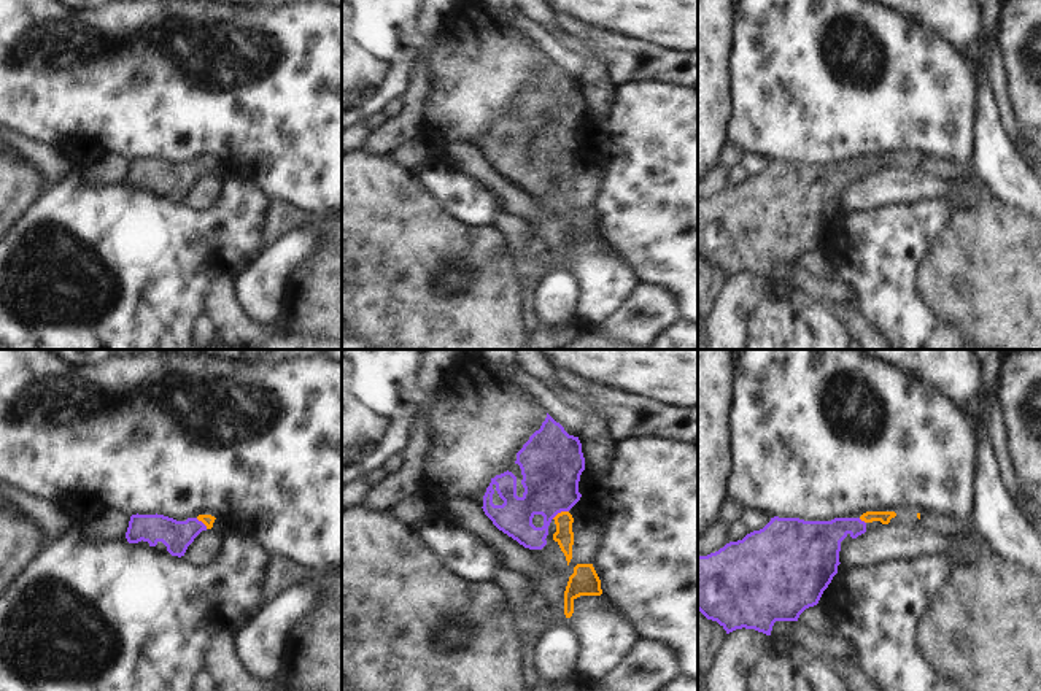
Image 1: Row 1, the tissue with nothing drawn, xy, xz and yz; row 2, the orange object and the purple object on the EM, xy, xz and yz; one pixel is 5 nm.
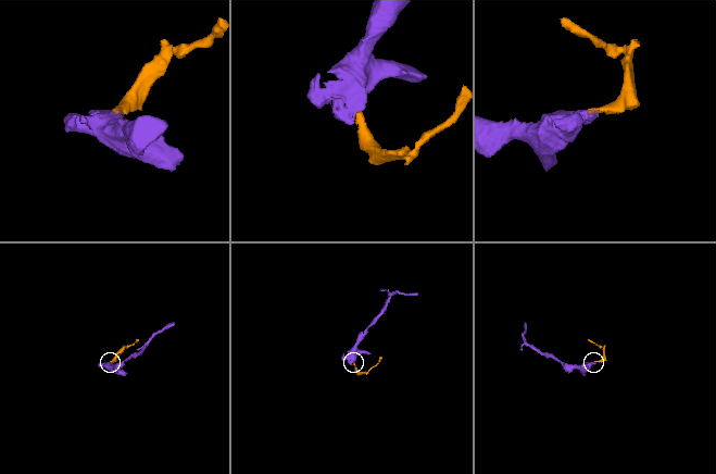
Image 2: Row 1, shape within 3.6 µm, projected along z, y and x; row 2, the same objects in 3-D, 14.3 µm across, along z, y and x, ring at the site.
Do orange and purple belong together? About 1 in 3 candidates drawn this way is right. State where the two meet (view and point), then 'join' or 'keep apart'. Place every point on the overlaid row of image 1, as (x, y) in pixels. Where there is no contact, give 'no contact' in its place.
contact xz (561, 512); join

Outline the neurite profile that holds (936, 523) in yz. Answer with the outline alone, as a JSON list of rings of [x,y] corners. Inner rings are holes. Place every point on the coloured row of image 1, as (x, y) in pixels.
[[[927,511],[920,518],[920,526],[931,534],[944,537],[966,537],[974,531],[973,521],[938,511]]]

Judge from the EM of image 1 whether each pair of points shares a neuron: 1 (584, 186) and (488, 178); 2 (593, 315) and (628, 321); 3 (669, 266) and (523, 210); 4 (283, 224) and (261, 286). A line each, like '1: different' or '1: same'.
1: same
2: different
3: different
4: different

